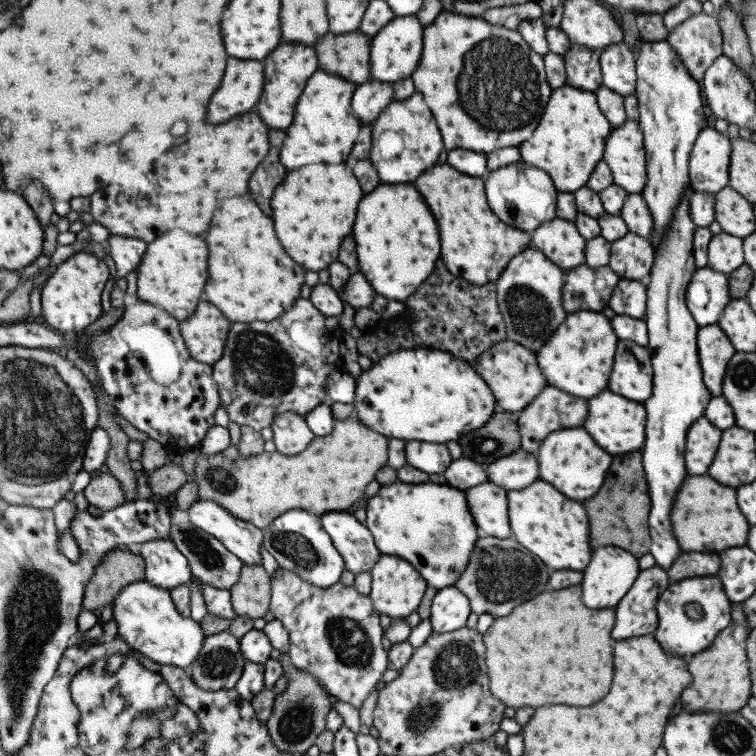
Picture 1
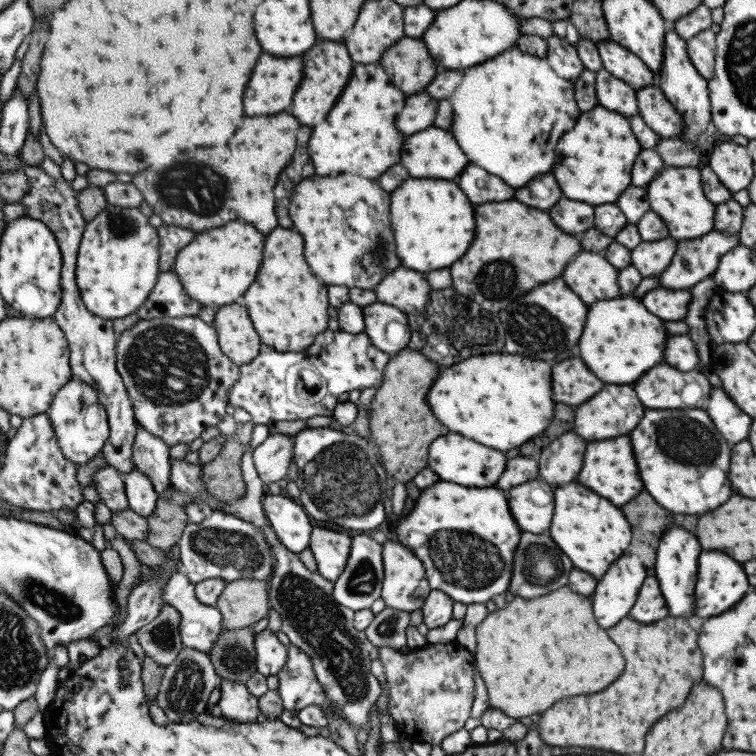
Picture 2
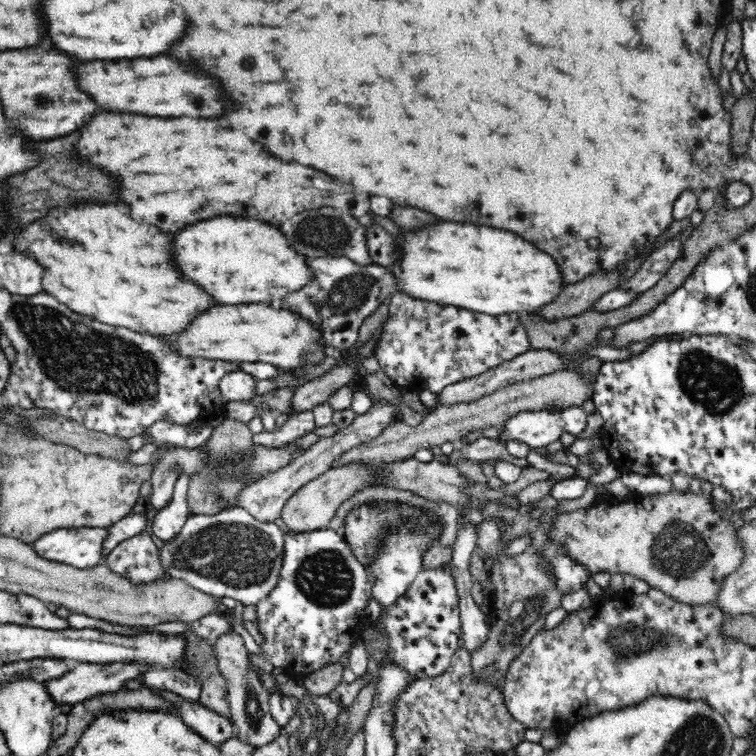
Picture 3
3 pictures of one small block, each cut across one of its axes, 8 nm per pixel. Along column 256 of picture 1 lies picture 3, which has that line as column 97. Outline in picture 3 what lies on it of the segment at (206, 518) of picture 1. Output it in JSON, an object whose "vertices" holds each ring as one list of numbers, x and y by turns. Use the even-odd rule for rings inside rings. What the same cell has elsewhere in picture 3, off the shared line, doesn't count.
{"vertices":[[72,526,56,528,40,538,34,548,48,560,66,562,76,568,100,566,106,560,106,540,112,526]]}

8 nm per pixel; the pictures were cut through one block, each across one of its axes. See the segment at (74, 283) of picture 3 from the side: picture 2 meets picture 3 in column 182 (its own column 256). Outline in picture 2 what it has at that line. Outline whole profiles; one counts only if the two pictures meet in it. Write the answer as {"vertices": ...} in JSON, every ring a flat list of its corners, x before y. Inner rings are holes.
{"vertices":[[279,228,267,236,265,262,259,272,259,282,251,286,243,304,249,308,263,344,273,346,281,354,301,354,309,350,317,342,319,334,329,328,329,308,333,306,331,294,327,284,321,284,317,274,311,270,313,268,307,260,305,240,301,234]]}

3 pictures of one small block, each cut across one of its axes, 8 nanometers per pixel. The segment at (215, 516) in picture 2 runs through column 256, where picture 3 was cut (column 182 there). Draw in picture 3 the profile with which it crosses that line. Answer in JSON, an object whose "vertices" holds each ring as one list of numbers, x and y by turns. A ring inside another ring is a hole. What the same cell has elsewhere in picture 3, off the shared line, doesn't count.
{"vertices":[[246,508,224,510,222,514,190,514,182,528,170,540,160,540,158,544,158,560,166,578,186,580,196,590,202,590,210,596,232,598,242,606,260,606,268,598,272,598,274,590,282,582,282,568,286,560,286,538,288,532,276,520,260,520,254,518]]}

